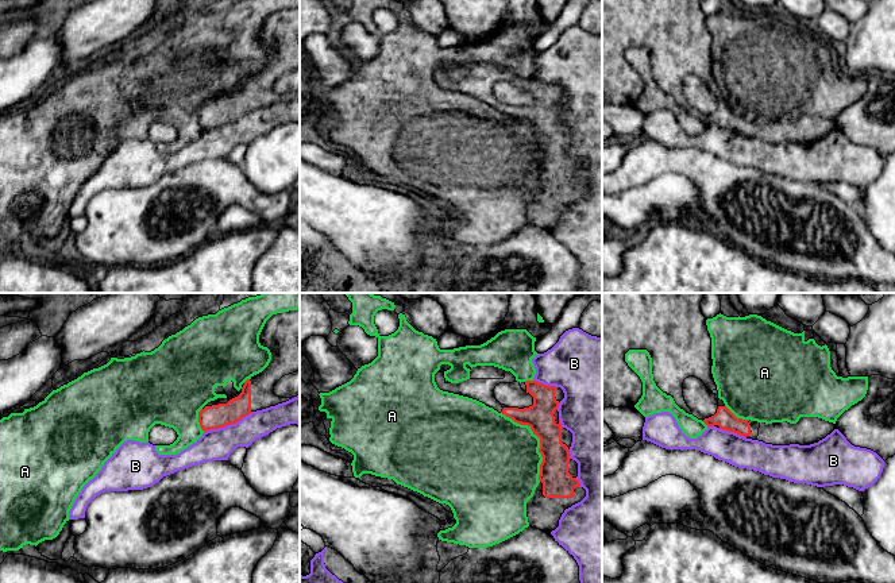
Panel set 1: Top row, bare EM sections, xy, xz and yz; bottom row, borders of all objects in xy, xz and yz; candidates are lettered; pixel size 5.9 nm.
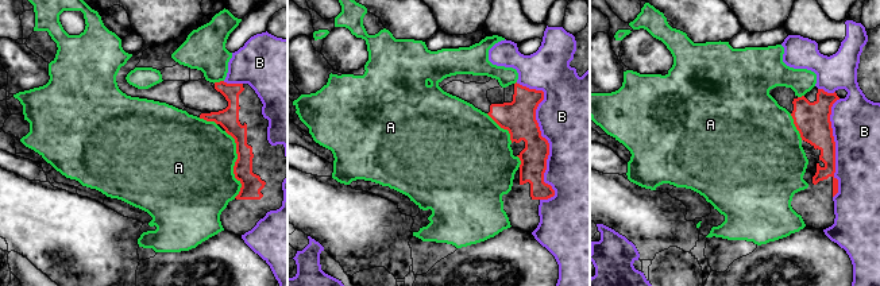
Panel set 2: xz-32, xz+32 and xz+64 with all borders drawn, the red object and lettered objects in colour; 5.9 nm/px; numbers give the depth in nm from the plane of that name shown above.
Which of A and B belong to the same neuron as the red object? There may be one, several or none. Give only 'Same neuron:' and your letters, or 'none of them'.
Same neuron: none of them

